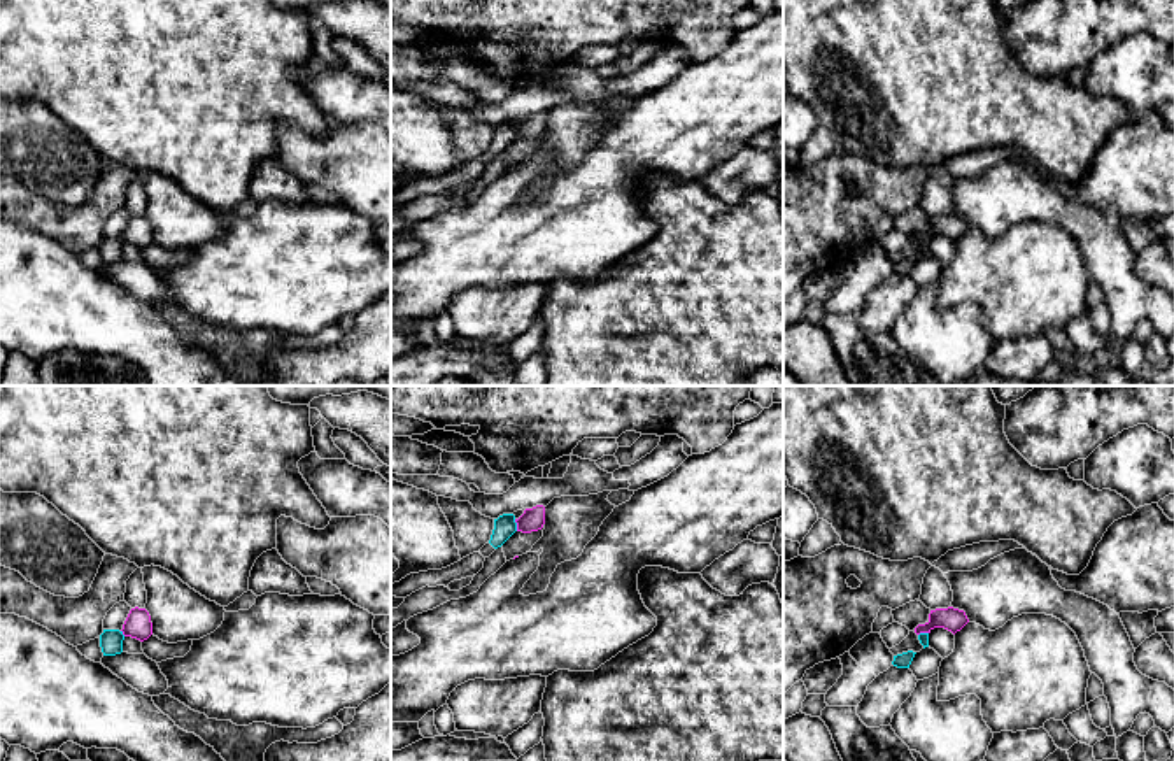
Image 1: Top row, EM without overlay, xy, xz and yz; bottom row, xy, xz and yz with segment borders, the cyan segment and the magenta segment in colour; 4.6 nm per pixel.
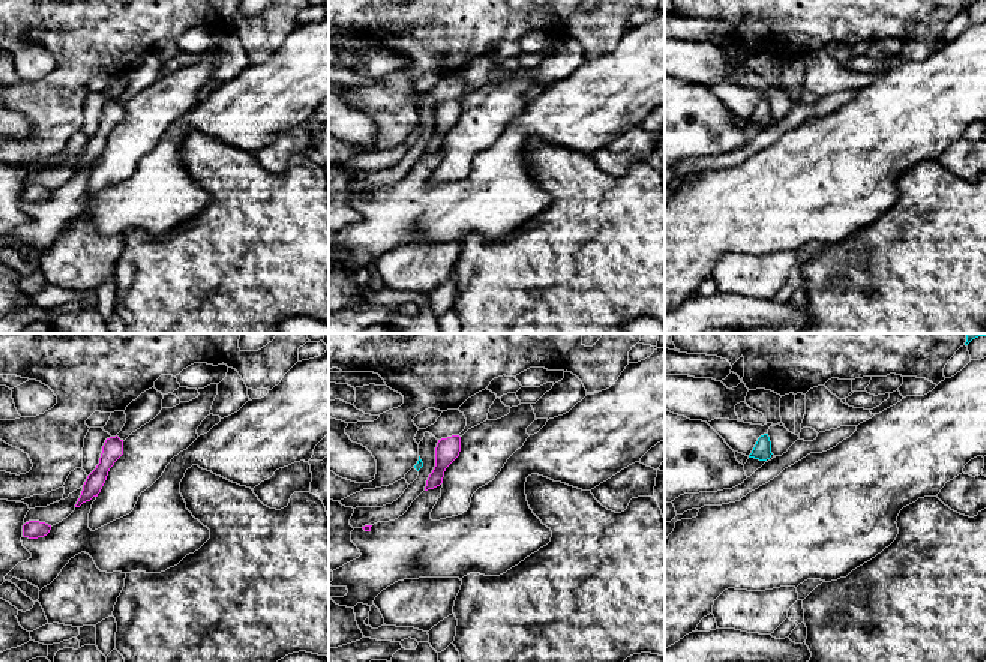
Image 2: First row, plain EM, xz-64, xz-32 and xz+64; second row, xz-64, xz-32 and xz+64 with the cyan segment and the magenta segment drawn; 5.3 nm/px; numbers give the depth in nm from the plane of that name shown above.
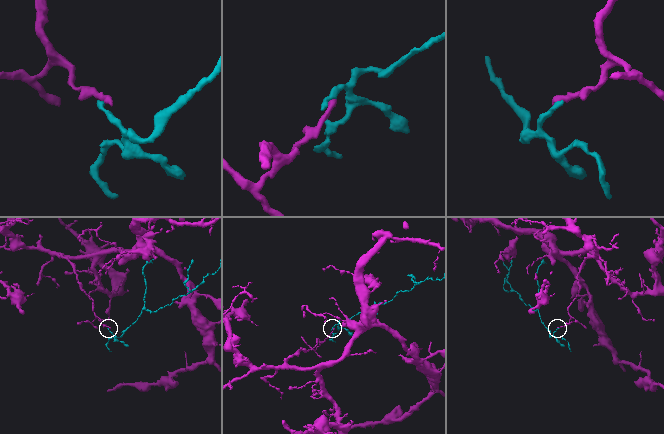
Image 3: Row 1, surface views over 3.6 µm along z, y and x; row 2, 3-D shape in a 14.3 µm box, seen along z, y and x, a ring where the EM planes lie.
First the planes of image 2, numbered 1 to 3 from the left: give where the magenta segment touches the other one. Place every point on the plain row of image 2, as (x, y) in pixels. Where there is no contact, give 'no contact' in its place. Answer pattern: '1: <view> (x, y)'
1: no contact
2: no contact
3: no contact

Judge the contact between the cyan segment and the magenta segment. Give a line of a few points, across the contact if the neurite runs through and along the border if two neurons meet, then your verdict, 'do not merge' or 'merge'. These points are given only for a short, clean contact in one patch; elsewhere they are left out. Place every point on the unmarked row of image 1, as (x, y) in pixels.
xz (514, 127), (517, 137) | do not merge

